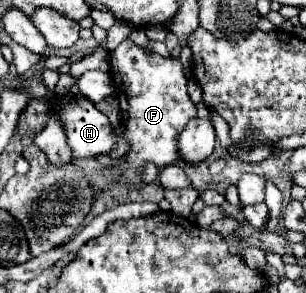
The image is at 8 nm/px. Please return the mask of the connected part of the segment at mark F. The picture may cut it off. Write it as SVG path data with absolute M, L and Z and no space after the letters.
M127 39L109 55L109 63L115 97L119 97L125 139L131 143L131 151L123 157L123 165L115 169L123 175L123 181L133 187L143 183L141 169L147 161L153 161L159 169L181 161L177 139L183 127L187 127L187 123L195 117L195 105L189 99L187 77L177 57L165 59L157 53L147 53Z

